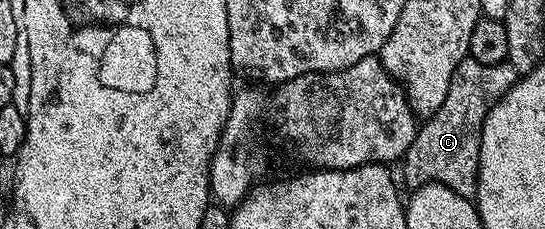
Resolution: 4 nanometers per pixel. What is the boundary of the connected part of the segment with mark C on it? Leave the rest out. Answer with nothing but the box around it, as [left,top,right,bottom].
[403,56,517,198]

